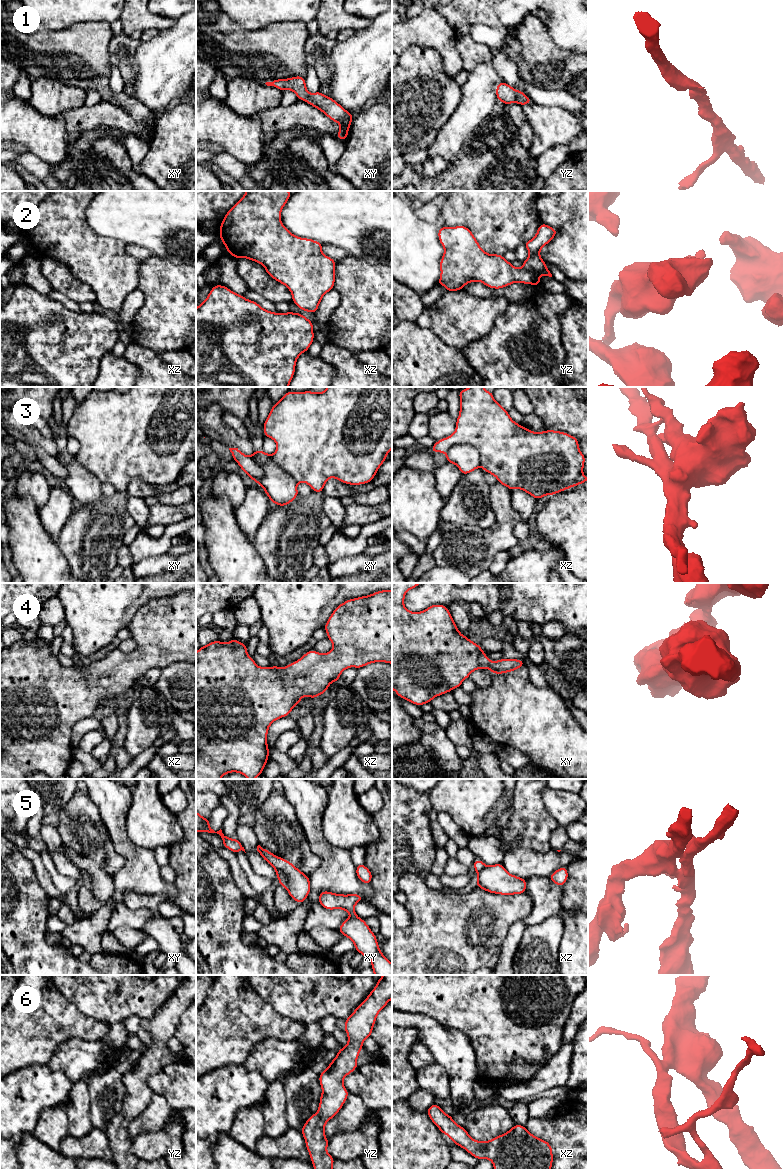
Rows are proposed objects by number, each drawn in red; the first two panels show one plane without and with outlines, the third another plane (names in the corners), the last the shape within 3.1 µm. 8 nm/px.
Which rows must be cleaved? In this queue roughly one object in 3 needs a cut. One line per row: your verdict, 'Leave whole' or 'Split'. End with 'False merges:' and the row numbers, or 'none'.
1: Leave whole
2: Leave whole
3: Split
4: Leave whole
5: Split
6: Leave whole
False merges: 3, 5

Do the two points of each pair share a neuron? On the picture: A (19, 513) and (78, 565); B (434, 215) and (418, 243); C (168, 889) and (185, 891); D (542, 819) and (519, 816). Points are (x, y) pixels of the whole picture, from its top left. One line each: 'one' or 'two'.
A: two
B: two
C: two
D: one

